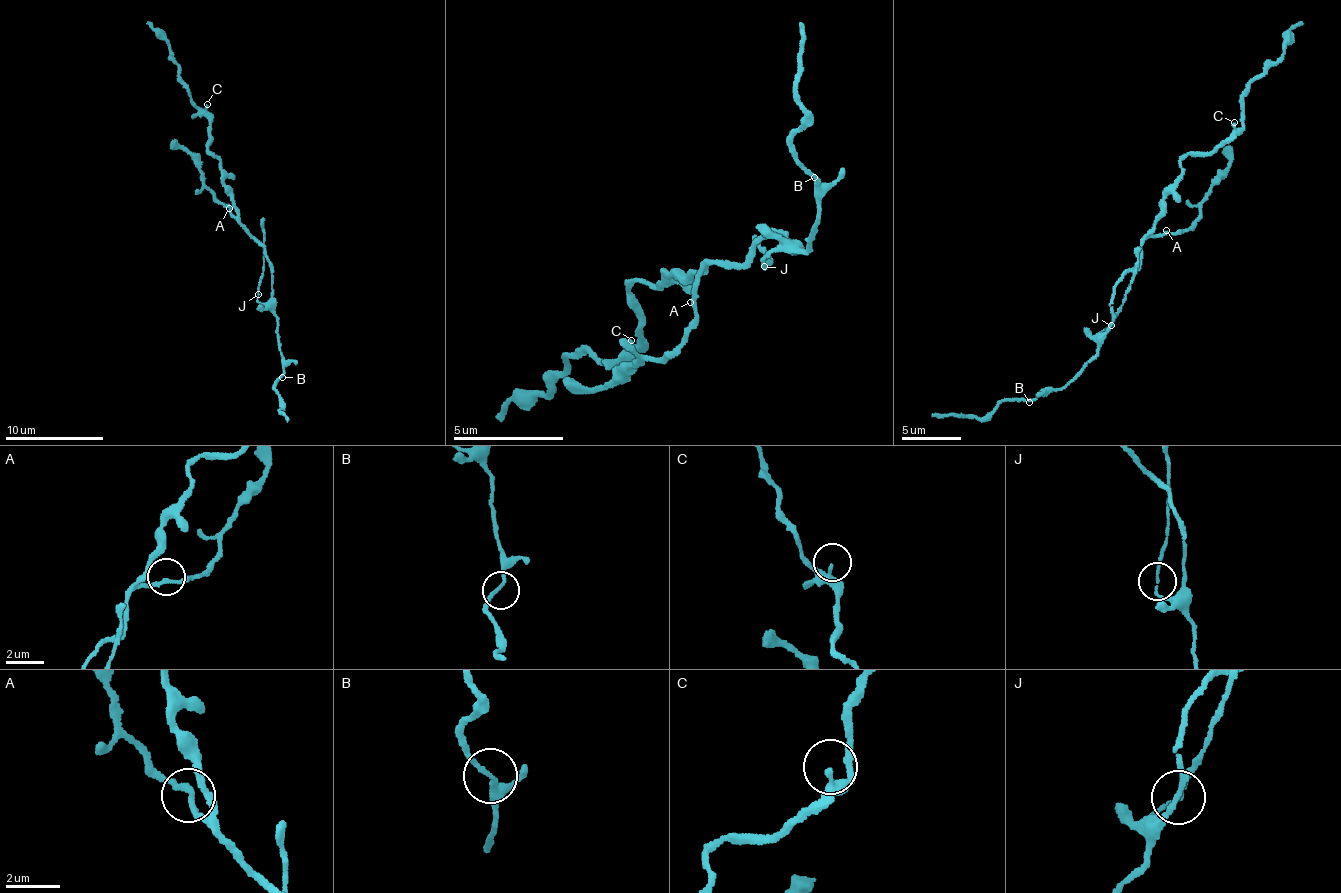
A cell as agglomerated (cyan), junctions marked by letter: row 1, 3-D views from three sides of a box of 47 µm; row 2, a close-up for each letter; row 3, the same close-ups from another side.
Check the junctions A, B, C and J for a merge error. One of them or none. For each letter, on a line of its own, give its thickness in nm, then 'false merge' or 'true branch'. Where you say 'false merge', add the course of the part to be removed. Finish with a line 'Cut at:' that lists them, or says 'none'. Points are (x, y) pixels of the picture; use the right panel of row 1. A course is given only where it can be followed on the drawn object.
A: calibre 180 nm; true branch
B: calibre 160 nm; true branch
C: calibre 140 nm; true branch
J: calibre 120 nm; true branch
Cut at: none

